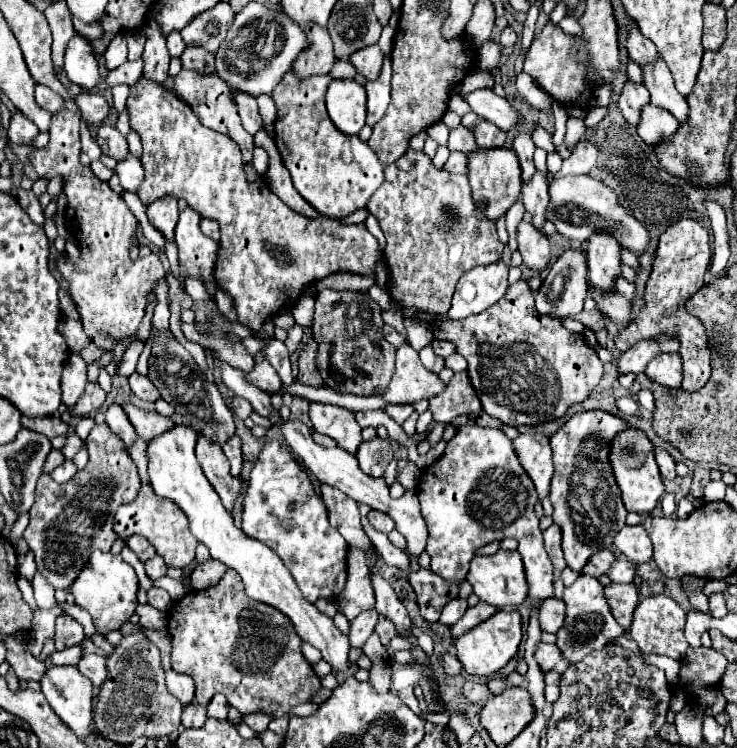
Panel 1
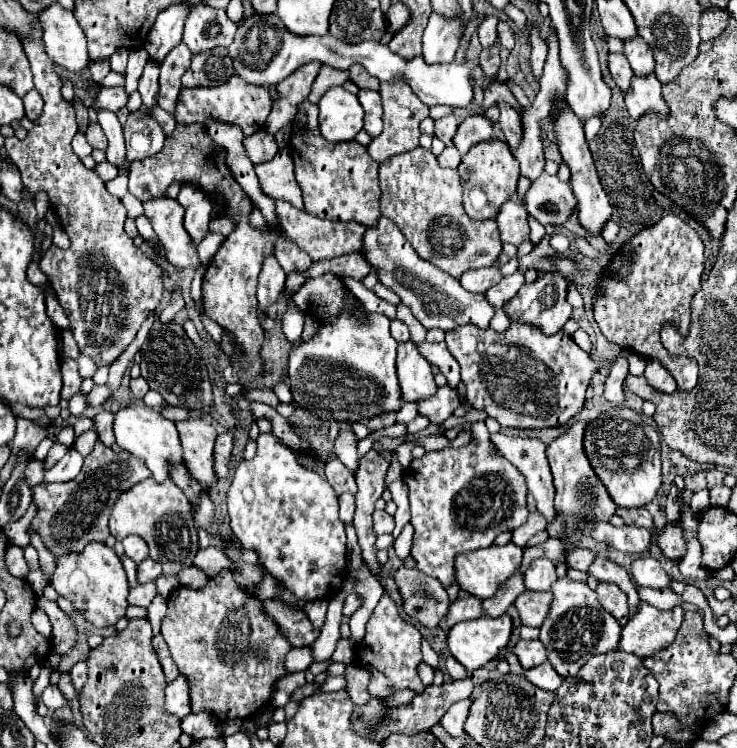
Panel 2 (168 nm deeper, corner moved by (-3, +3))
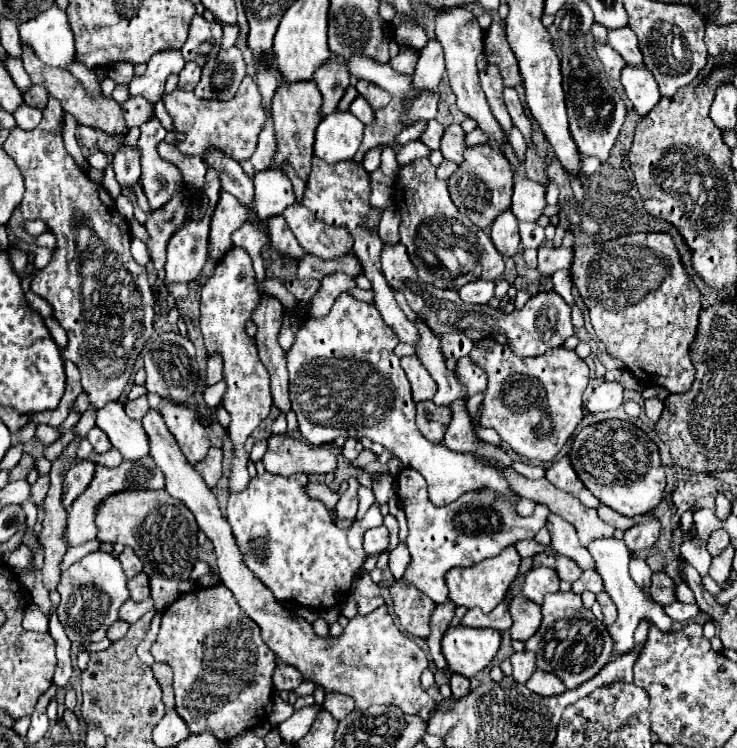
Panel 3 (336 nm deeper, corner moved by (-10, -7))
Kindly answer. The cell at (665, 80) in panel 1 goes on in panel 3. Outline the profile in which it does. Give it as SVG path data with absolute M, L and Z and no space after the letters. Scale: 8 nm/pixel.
M624 26L624 28L616 28L616 30L608 30L608 44L628 62L628 64L640 64L644 66L644 62L640 60L640 50L636 44L636 34Z

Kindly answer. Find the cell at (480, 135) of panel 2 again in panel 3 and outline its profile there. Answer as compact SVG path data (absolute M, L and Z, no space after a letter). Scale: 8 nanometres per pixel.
M458 124L446 126L442 142L440 142L440 152L446 160L460 164L462 154L464 154L464 130Z

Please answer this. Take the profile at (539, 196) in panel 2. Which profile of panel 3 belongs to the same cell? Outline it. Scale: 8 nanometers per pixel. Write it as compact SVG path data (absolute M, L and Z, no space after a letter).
M516 174L510 212L518 218L518 222L536 222L542 216L544 206L544 186Z

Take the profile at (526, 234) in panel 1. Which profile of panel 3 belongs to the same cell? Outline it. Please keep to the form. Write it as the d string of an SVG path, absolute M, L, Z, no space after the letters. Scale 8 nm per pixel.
M502 212L490 226L490 240L504 256L514 256L518 250L518 220L512 212Z

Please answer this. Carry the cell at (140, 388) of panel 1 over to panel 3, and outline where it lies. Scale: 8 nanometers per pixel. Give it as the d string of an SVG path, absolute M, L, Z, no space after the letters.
M140 396L140 398L136 398L136 400L126 400L124 402L124 410L126 410L126 414L132 418L132 420L142 420L142 416L144 416L144 412L148 412L148 400L146 400L146 396Z

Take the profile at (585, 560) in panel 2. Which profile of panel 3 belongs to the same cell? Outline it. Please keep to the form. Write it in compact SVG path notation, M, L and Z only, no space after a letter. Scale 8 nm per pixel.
M556 554L556 574L560 580L566 580L566 582L576 582L582 574L580 568L576 568L576 564L572 564L572 560L568 560L566 556L560 556Z

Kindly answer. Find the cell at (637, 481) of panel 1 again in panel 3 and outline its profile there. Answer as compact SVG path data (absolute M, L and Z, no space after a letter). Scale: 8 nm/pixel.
M604 420L578 432L570 448L572 468L582 484L606 506L624 516L642 516L652 512L666 486L664 468L656 444L634 424L622 420Z

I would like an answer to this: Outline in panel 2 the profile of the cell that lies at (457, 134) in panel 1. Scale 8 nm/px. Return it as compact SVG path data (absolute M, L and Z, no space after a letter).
M445 116L445 118L437 120L435 124L437 124L437 128L435 128L437 138L443 140L445 146L453 146L453 136L457 134L457 126L459 126L457 118L455 116Z

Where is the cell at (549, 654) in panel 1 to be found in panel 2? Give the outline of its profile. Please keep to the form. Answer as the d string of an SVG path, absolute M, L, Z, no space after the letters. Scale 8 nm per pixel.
M519 640L513 648L513 652L519 656L519 662L525 670L539 666L547 660L547 652L545 652L545 644L539 640Z

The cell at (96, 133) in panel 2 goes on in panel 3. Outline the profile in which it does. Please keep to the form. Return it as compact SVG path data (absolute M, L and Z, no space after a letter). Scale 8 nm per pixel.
M78 124L78 132L76 132L76 138L82 146L86 148L92 148L96 144L96 130L94 128L88 128L88 126L82 126Z

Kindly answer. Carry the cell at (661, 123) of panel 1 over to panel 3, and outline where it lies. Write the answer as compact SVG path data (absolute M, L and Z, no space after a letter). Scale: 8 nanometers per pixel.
M626 64L620 72L620 82L626 90L626 96L632 100L638 116L646 116L662 98L654 76L646 68Z

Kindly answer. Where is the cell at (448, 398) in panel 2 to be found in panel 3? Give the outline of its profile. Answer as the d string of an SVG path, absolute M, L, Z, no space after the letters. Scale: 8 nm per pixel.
M432 400L416 404L416 426L422 436L434 444L440 444L450 424L452 412L448 406L436 406Z

